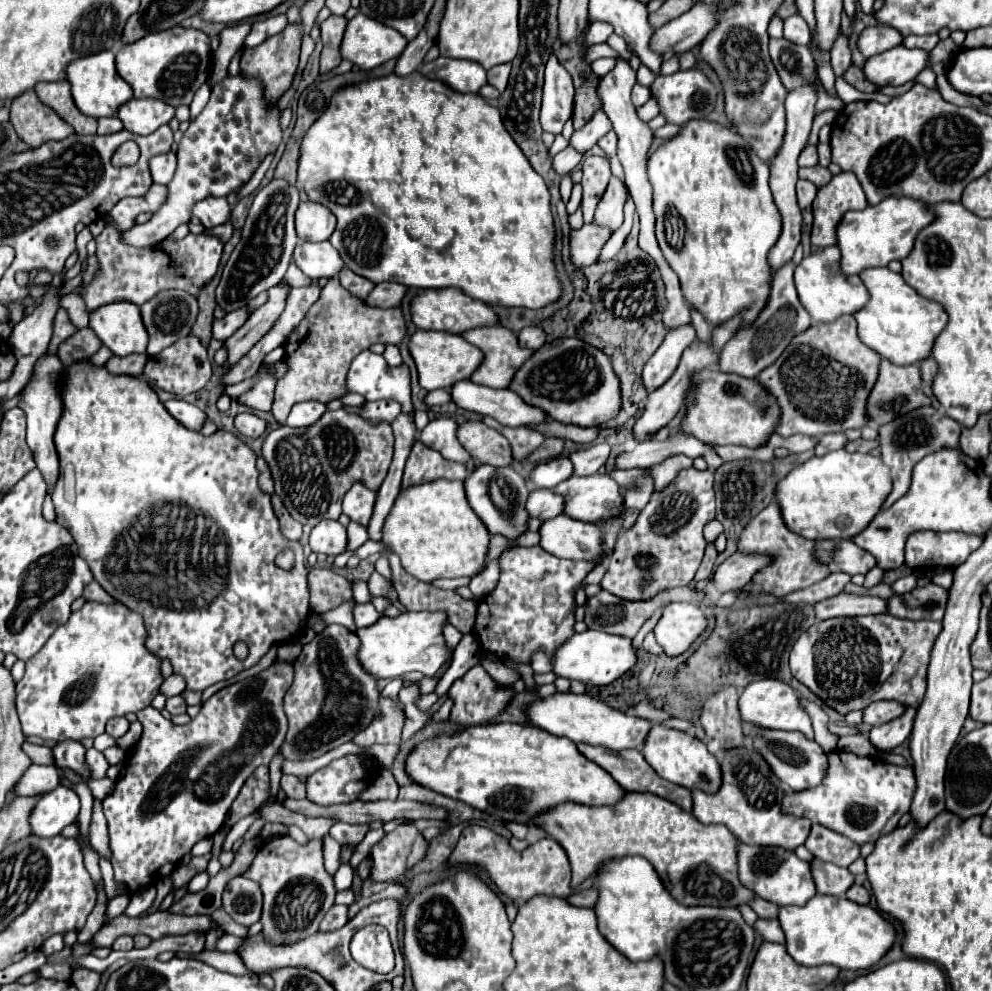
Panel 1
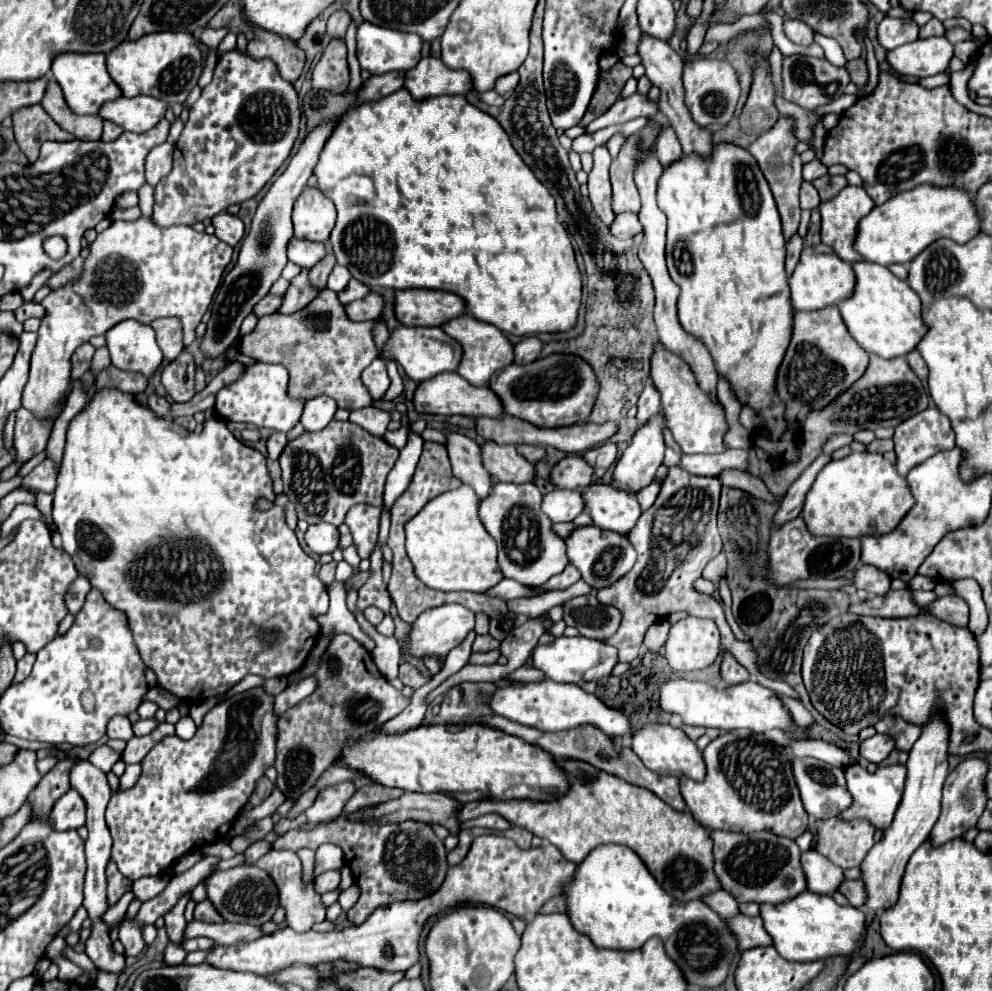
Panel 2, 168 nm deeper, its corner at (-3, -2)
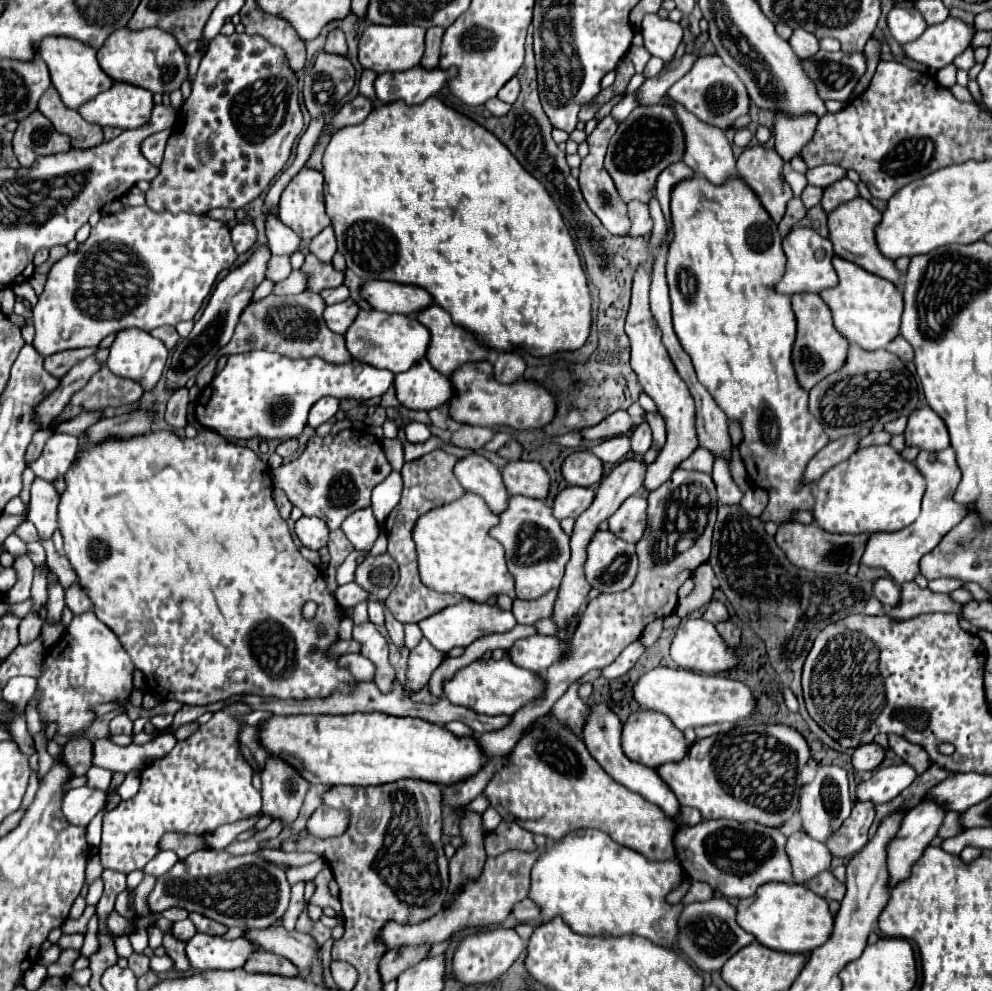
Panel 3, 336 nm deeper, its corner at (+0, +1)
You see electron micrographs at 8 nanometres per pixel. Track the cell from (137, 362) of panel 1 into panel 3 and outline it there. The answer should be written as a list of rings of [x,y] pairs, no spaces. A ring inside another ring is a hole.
[[[105,365],[89,379],[89,383],[73,395],[71,405],[51,423],[51,427],[59,421],[73,419],[83,409],[105,409],[105,407],[117,407],[125,403],[133,403],[141,399],[143,389],[133,379],[123,379],[113,375]]]

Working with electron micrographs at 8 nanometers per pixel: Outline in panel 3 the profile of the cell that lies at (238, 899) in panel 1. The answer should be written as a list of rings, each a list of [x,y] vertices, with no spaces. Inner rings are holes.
[[[205,849],[191,853],[187,859],[181,859],[167,875],[159,877],[155,883],[155,889],[149,895],[149,907],[151,911],[165,911],[169,907],[185,907],[189,913],[197,911],[217,923],[223,923],[227,927],[269,927],[281,915],[285,913],[289,905],[289,893],[291,885],[285,879],[285,871],[263,857],[251,853],[251,855],[239,855],[233,857],[225,851],[215,851],[215,849]]]

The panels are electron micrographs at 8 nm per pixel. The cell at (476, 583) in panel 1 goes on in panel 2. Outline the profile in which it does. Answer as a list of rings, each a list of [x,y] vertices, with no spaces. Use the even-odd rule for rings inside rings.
[[[500,484],[480,504],[480,518],[488,534],[498,542],[498,564],[506,578],[512,578],[528,588],[546,584],[552,576],[564,572],[570,564],[566,542],[552,530],[552,522],[540,512],[542,494],[536,484]]]

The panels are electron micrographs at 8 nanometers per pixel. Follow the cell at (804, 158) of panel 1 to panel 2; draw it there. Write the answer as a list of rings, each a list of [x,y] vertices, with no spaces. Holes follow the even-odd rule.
[[[812,160],[812,162],[804,164],[802,178],[804,178],[806,182],[812,182],[812,180],[816,180],[816,178],[824,176],[824,174],[828,174],[828,168],[824,168],[824,166],[822,166],[818,160]]]

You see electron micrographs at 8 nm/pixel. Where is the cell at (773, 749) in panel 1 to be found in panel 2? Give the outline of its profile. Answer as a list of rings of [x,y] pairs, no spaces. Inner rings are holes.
[[[794,758],[792,770],[796,776],[796,784],[798,784],[804,808],[814,820],[828,820],[828,818],[840,816],[846,808],[852,806],[852,794],[846,788],[842,768],[830,766],[822,760],[816,760],[816,758]]]

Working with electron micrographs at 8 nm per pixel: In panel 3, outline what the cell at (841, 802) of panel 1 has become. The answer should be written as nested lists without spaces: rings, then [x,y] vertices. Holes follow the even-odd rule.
[[[889,765],[873,771],[869,781],[861,781],[855,789],[857,801],[873,801],[875,805],[895,799],[917,779],[917,771],[911,765]]]

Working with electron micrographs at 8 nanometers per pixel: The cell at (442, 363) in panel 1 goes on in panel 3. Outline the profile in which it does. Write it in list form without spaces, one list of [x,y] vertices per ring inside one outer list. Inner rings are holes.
[[[361,311],[353,325],[345,333],[347,349],[357,361],[365,361],[379,369],[389,369],[393,373],[403,373],[409,367],[413,367],[417,361],[425,359],[431,333],[425,329],[425,325],[419,325],[419,321],[413,315],[397,315],[397,313],[381,313],[381,311]]]

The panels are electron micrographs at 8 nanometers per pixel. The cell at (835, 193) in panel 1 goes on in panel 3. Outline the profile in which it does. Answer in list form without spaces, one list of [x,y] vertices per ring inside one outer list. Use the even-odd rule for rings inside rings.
[[[855,197],[843,205],[839,205],[837,209],[833,209],[827,217],[827,227],[829,227],[829,241],[833,243],[833,251],[835,255],[839,255],[841,259],[853,261],[859,267],[867,269],[869,273],[875,273],[879,277],[885,277],[889,281],[893,281],[895,285],[899,283],[901,273],[895,269],[893,259],[887,259],[879,253],[877,245],[875,245],[875,225],[877,221],[881,221],[881,211],[877,207],[871,205],[871,201],[863,199],[863,197]]]

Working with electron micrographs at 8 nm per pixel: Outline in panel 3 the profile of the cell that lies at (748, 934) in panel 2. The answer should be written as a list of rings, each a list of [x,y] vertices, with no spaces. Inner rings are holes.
[[[721,897],[703,903],[691,903],[683,909],[679,917],[677,945],[703,971],[721,969],[729,957],[733,957],[739,949],[749,945],[753,939],[755,937],[751,933],[745,933],[745,929],[737,925],[737,907]]]

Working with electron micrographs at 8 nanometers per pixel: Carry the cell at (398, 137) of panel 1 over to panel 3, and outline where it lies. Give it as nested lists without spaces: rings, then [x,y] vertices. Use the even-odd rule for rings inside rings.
[[[431,97],[421,105],[403,105],[401,101],[379,105],[361,125],[343,127],[331,137],[323,155],[323,177],[327,189],[325,209],[335,229],[337,251],[345,257],[347,269],[351,269],[361,279],[383,279],[427,289],[433,295],[433,301],[447,309],[457,325],[463,325],[467,331],[477,333],[477,337],[493,349],[509,351],[511,347],[527,347],[521,351],[527,351],[531,355],[551,355],[555,351],[579,349],[587,341],[591,329],[591,295],[573,239],[561,219],[559,209],[549,197],[545,185],[541,185],[531,173],[525,173],[525,169],[521,169],[521,163],[509,153],[509,149],[505,149],[505,145],[501,145],[501,141],[491,131],[487,131],[483,125],[475,123],[467,115],[447,107],[437,97]]]

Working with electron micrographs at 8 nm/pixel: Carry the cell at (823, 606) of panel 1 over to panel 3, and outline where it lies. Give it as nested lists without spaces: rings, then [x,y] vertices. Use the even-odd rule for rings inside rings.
[[[903,583],[901,585],[901,599],[895,607],[883,609],[889,617],[911,619],[923,613],[959,613],[959,603],[951,601],[949,595],[933,593],[931,589],[921,589],[917,583]]]

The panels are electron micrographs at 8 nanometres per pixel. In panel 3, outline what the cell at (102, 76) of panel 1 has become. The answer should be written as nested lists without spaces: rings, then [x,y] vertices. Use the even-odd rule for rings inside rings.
[[[47,37],[41,43],[39,55],[43,57],[43,61],[49,67],[53,87],[59,91],[61,101],[69,109],[79,109],[83,103],[91,101],[93,97],[97,97],[99,93],[103,93],[105,89],[109,89],[113,85],[113,79],[99,67],[97,51],[81,41],[75,41],[69,37]]]

